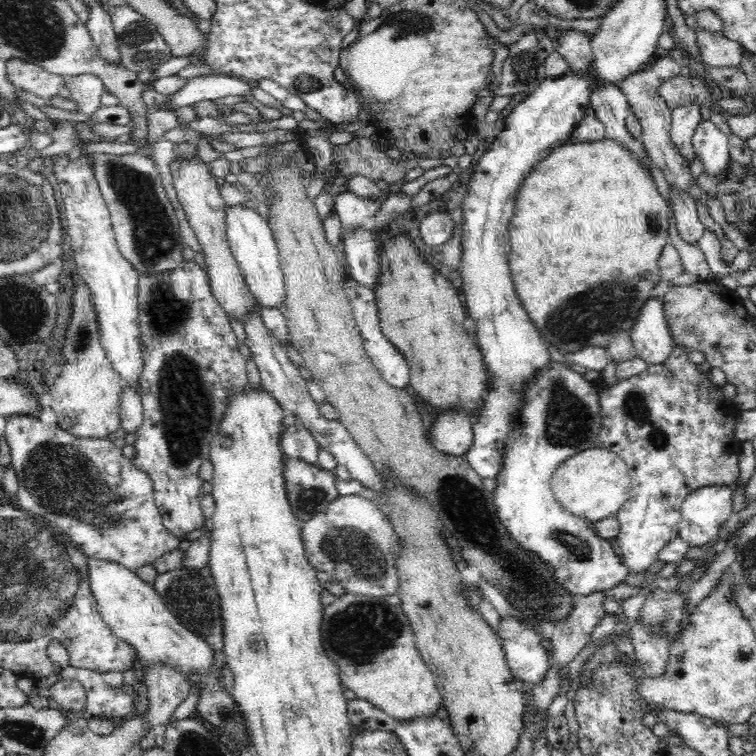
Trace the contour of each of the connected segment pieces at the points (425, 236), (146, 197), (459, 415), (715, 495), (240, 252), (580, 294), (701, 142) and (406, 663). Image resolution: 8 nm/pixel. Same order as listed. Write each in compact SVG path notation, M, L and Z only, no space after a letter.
M432 211L420 222L419 231L423 244L440 249L452 238L456 222L448 211Z
M100 153L95 158L95 173L103 199L107 202L107 207L111 212L111 223L115 230L115 239L119 245L120 254L132 263L139 274L160 274L160 272L176 267L182 260L182 249L186 244L182 239L180 222L174 215L174 208L162 186L153 159L140 153L121 156Z
M445 411L436 414L434 424L428 426L428 436L436 450L464 458L473 444L472 421L464 411Z
M710 485L690 493L681 506L679 538L690 547L704 546L718 537L724 522L732 514L732 489L728 485Z
M241 204L226 207L227 241L241 272L244 274L250 294L263 307L278 308L284 302L285 288L282 269L280 268L279 250L269 222L254 208Z
M594 139L592 142L564 143L562 146L553 147L540 162L537 162L528 176L521 182L514 218L510 220L508 234L510 234L510 270L512 280L516 286L516 294L526 308L531 321L540 334L548 340L548 344L556 346L562 352L578 352L586 346L605 347L620 331L628 331L634 326L644 303L651 297L657 282L660 280L659 258L664 245L668 243L668 210L669 203L658 192L650 170L639 162L631 151L615 139Z
M707 116L696 125L692 144L695 154L703 162L704 172L713 179L716 176L720 177L721 180L718 183L714 182L715 184L729 180L731 173L728 170L730 150L728 137Z
M344 592L332 604L324 608L321 633L325 653L336 662L340 679L346 689L353 690L358 699L370 701L389 717L399 721L416 721L436 715L442 697L436 686L436 678L425 665L415 643L415 634L401 605L392 606L384 597L366 597Z

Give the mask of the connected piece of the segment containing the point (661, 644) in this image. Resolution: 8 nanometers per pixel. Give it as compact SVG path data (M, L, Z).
M634 625L630 631L638 664L644 669L645 678L658 678L666 672L669 659L667 636L651 636L643 626Z

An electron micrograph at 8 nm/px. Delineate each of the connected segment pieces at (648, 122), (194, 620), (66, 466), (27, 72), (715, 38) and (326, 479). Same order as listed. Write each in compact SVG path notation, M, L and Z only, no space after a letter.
M667 55L657 60L648 70L638 70L638 72L626 76L626 78L618 84L618 88L626 95L632 113L641 122L643 129L640 139L645 144L645 149L649 153L649 156L651 156L651 160L660 168L670 187L674 187L674 189L684 191L686 195L690 195L690 178L692 178L690 167L688 167L684 155L676 149L676 145L674 145L671 137L672 109L658 94L658 86L660 86L660 83L679 75L681 67L681 63L676 63Z
M210 566L176 568L160 572L152 583L168 609L180 619L186 629L196 633L212 652L223 650L223 615Z
M11 415L5 419L4 438L10 447L12 467L19 481L16 498L20 509L52 522L71 538L73 545L78 546L87 558L110 559L132 571L153 564L166 551L178 547L180 542L168 533L161 521L160 509L154 500L152 479L136 469L112 441L73 437L58 429L50 417L39 420L33 416Z
M12 58L5 62L7 66L8 78L14 86L36 94L40 98L44 98L48 104L50 98L58 96L60 88L65 85L64 77L49 73L41 66L26 62L20 58Z
M695 14L685 16L685 22L691 29L697 30L696 43L700 51L700 60L707 66L733 66L738 68L745 52L740 43L726 37L722 32L710 33L698 27Z
M283 457L286 492L295 516L301 521L311 520L318 512L324 512L332 499L338 498L335 487L337 477L333 472L300 459Z

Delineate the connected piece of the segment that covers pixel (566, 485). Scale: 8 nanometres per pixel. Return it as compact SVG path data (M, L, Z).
M594 446L568 458L551 478L551 489L558 504L570 514L594 524L617 517L617 512L628 500L630 487L626 462L616 454Z

